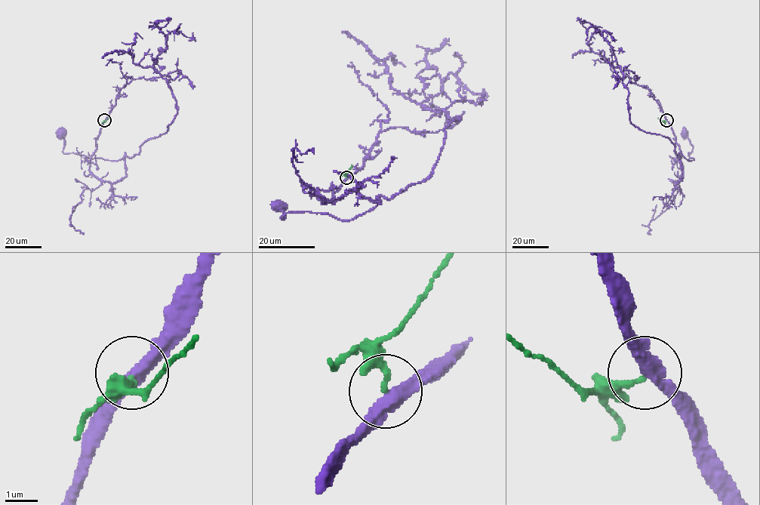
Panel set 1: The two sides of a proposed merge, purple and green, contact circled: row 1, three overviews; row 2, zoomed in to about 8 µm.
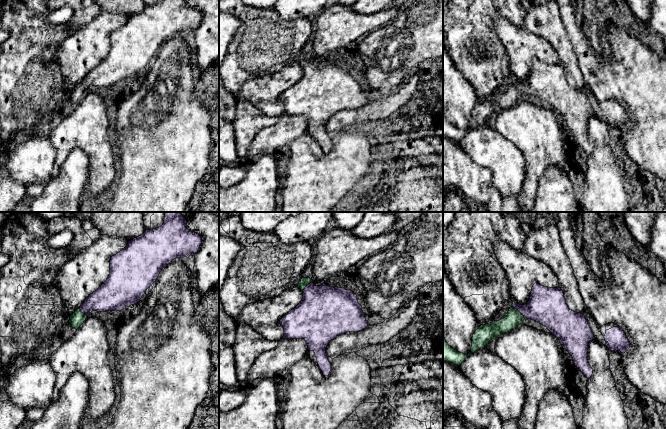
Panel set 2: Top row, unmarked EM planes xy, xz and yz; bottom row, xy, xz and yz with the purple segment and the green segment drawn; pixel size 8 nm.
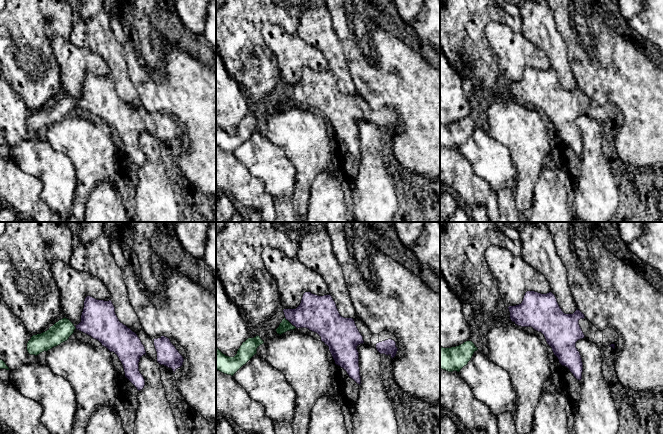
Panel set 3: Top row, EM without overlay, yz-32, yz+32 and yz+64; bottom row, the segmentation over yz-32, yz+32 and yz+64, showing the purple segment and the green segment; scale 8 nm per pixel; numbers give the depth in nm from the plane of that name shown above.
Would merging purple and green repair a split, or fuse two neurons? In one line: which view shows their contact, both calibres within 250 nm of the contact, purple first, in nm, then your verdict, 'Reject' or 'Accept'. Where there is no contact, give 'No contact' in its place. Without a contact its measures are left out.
Touches purple in yz. Thickness 300 nm (purple) against 140 nm. Accept

